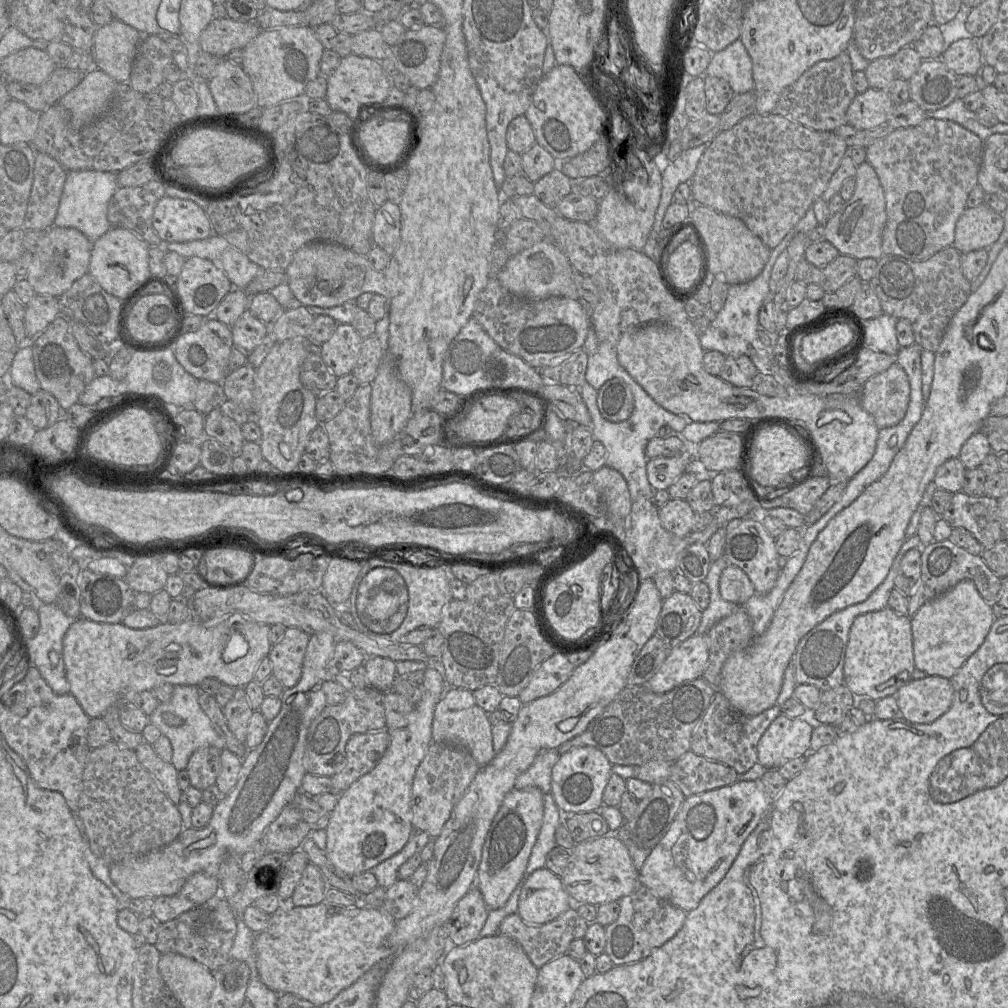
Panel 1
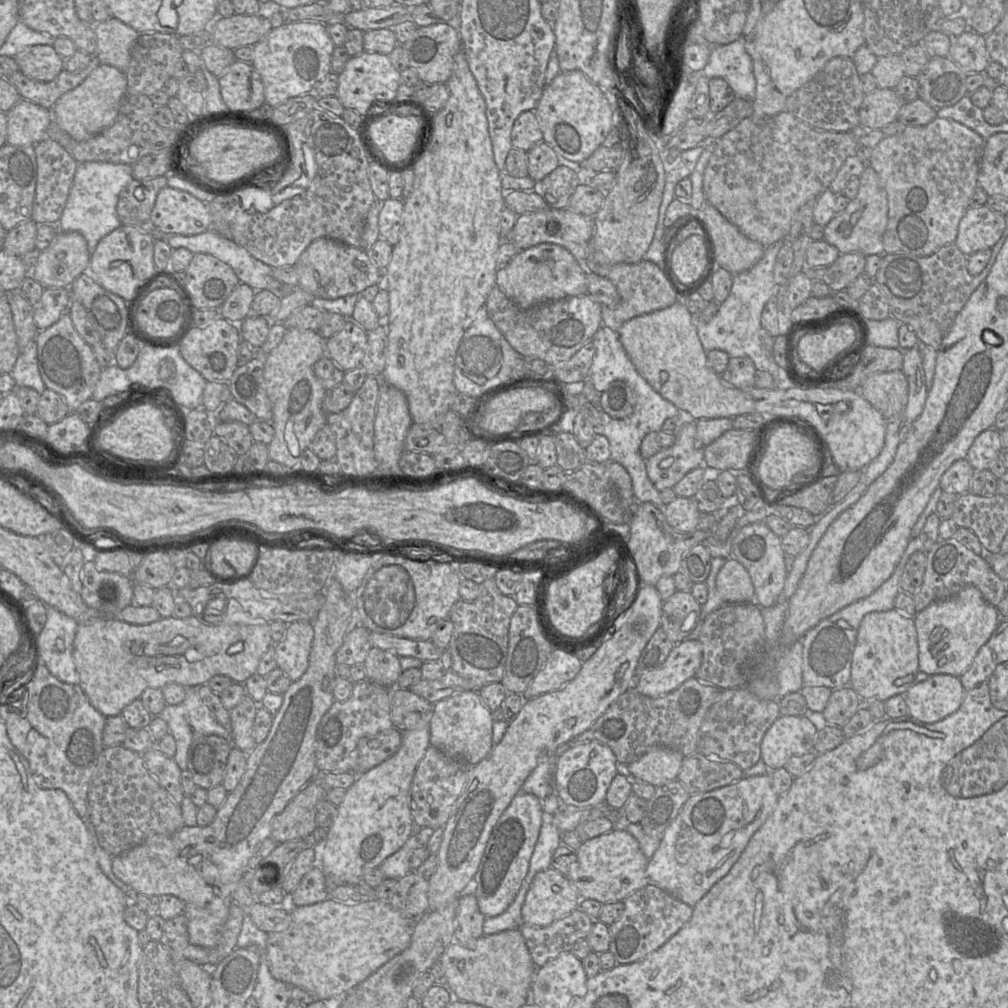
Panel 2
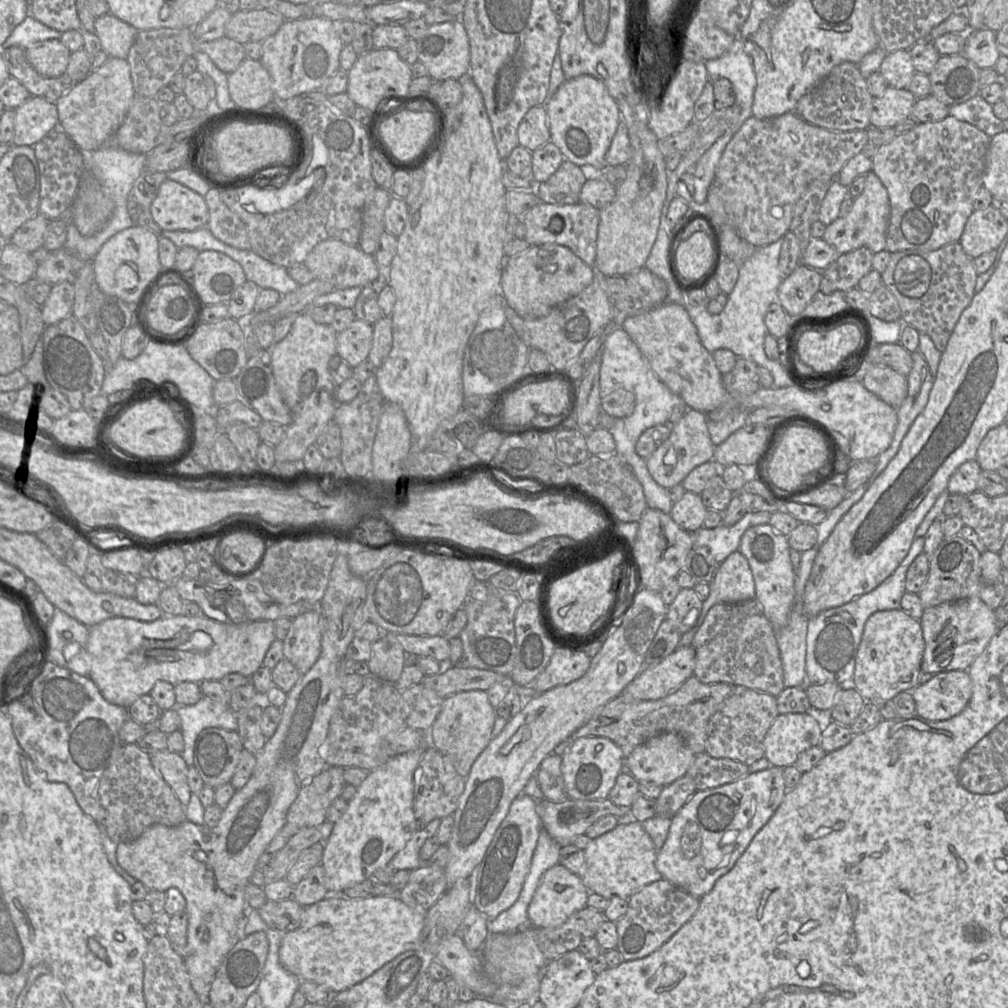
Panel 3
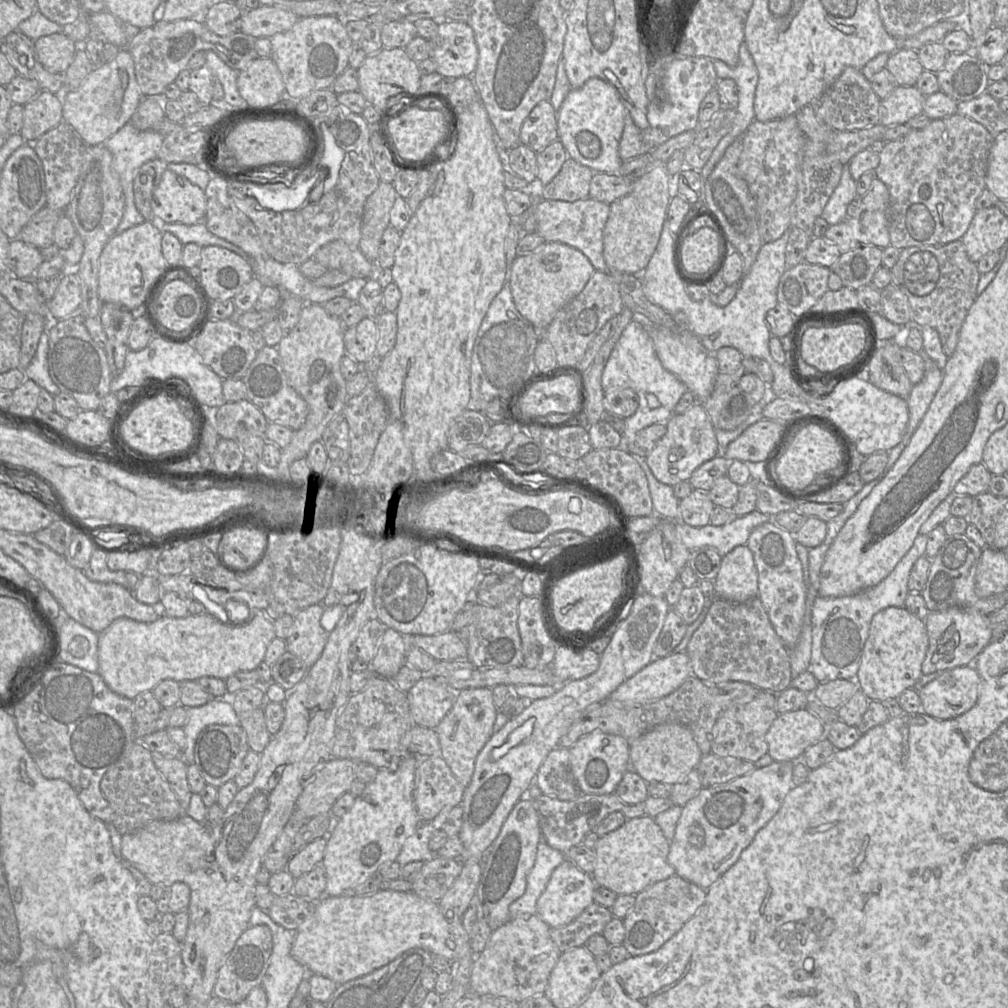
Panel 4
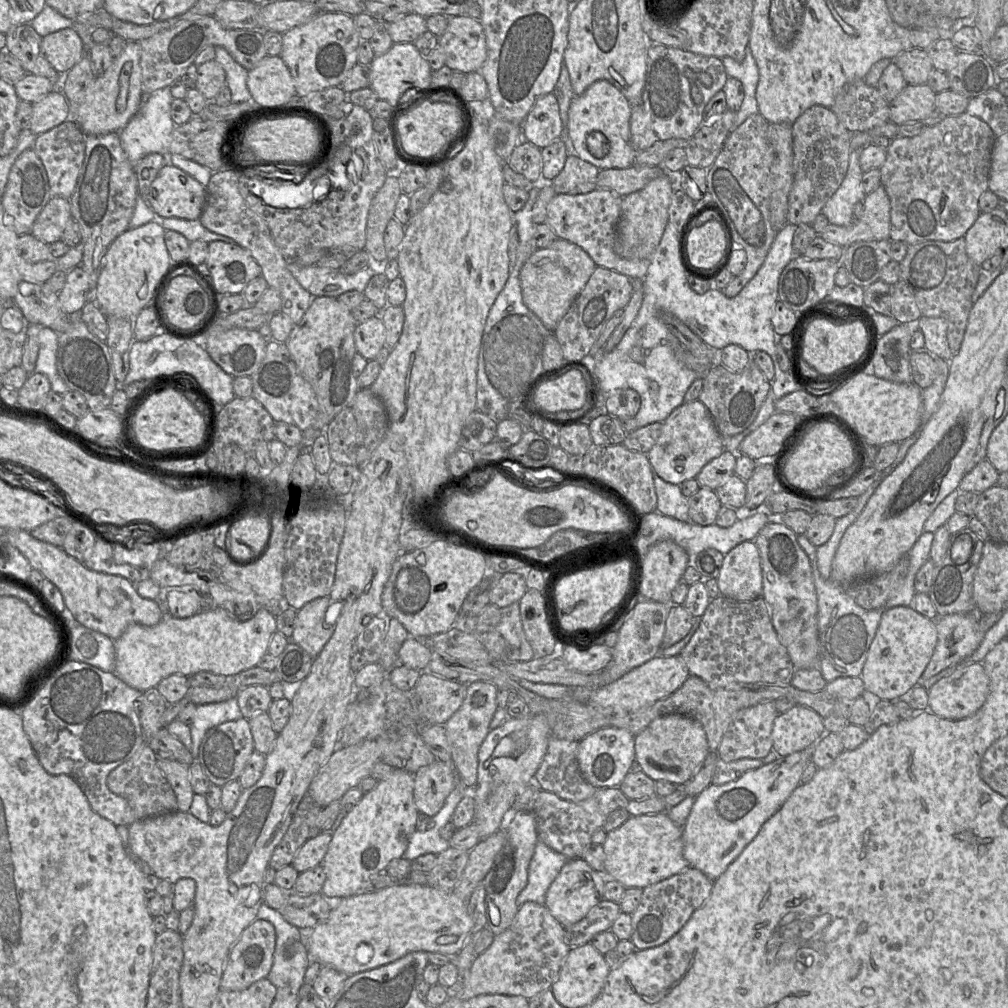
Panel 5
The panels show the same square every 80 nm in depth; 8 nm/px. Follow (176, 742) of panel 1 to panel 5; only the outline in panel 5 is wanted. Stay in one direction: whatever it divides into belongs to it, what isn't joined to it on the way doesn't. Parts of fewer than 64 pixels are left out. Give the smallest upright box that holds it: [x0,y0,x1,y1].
[190,697,242,759]

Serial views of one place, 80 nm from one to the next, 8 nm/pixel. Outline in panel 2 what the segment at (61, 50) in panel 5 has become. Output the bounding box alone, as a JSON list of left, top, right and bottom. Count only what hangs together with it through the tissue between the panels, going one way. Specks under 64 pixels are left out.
[13,45,65,82]

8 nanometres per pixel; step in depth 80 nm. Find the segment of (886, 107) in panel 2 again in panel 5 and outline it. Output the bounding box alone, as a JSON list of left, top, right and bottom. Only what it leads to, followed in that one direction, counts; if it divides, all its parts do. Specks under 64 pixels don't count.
[889,83,936,125]

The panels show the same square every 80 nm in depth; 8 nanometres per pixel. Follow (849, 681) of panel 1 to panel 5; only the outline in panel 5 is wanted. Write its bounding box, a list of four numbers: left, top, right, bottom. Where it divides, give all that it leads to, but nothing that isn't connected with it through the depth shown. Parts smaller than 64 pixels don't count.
[861,606,938,701]

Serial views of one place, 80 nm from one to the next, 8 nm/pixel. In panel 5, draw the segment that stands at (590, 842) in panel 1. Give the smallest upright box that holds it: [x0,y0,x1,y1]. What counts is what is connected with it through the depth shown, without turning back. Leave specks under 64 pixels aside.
[602,812,690,889]

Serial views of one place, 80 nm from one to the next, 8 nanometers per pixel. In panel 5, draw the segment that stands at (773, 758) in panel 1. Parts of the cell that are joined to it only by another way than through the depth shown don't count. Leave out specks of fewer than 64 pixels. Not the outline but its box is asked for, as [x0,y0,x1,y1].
[772,705,825,756]

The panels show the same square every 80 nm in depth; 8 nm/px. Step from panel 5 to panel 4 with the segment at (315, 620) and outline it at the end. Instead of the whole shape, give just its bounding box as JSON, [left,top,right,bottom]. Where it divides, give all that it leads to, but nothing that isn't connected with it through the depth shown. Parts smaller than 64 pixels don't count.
[286,603,330,667]

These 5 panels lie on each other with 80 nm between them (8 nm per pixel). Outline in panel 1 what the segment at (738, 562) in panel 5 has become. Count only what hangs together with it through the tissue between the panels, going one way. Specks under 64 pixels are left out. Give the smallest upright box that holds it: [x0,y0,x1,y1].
[719,564,756,605]

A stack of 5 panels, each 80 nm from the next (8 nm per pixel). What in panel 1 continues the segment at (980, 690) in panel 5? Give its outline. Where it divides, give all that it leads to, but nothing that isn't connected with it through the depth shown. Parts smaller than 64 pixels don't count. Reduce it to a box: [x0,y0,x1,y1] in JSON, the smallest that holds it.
[891,675,953,723]

